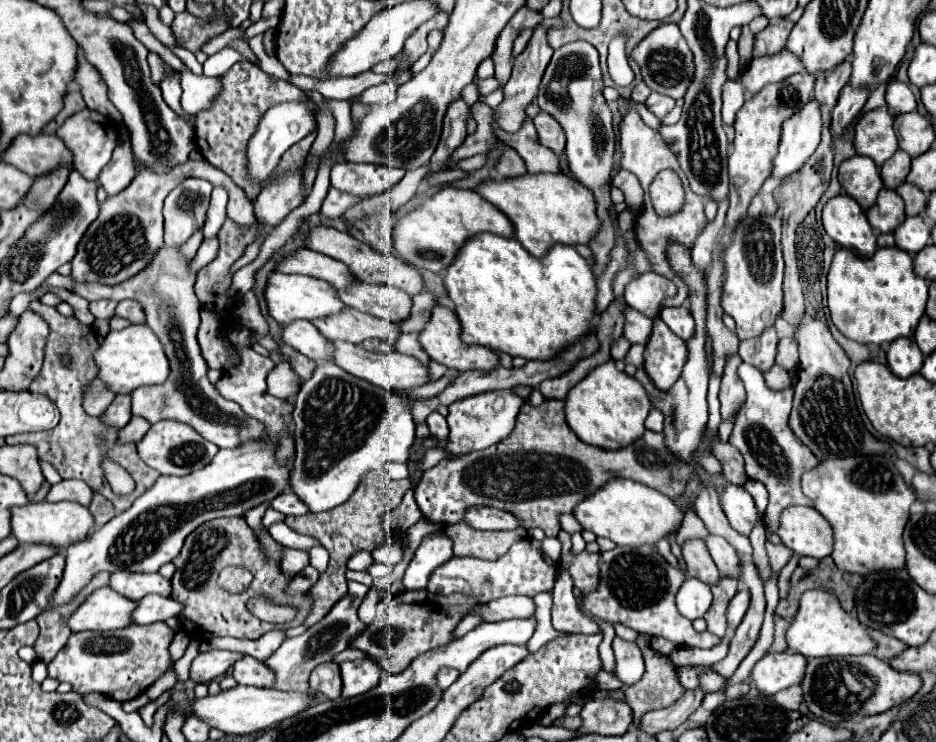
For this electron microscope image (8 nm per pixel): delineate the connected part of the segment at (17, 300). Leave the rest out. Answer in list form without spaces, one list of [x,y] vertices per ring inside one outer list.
[[[18,293],[16,297],[10,299],[8,307],[6,307],[6,315],[12,315],[12,317],[20,317],[26,307],[28,307],[28,301],[32,299],[38,299],[38,295],[28,295],[28,293]]]

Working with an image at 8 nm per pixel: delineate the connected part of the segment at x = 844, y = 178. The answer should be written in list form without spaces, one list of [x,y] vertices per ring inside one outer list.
[[[854,155],[840,165],[840,185],[856,203],[866,211],[876,203],[880,189],[884,187],[880,171],[870,157]]]

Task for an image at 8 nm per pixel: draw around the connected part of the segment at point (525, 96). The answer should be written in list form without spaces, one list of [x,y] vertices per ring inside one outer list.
[[[534,29],[534,35],[528,43],[528,47],[514,59],[514,69],[512,69],[512,77],[508,79],[508,83],[504,85],[504,103],[502,103],[502,113],[500,113],[500,127],[508,133],[520,129],[522,119],[526,117],[526,105],[534,99],[536,89],[540,85],[540,79],[544,75],[544,69],[548,65],[552,57],[552,49],[546,41],[546,31],[544,29]]]

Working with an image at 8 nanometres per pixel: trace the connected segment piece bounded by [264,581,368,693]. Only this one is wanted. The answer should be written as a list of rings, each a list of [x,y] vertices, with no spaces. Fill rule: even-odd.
[[[348,581],[348,593],[332,607],[332,611],[314,627],[310,627],[306,633],[286,639],[264,663],[268,663],[276,673],[276,689],[280,691],[296,691],[296,693],[308,693],[308,677],[310,671],[326,661],[332,661],[332,657],[346,649],[346,645],[356,639],[364,629],[366,623],[358,617],[358,607],[364,601],[368,593],[366,585],[360,585],[356,581]]]

